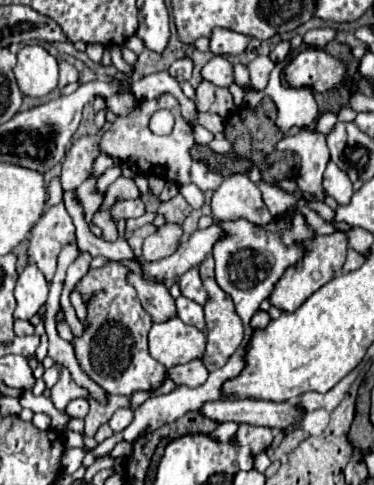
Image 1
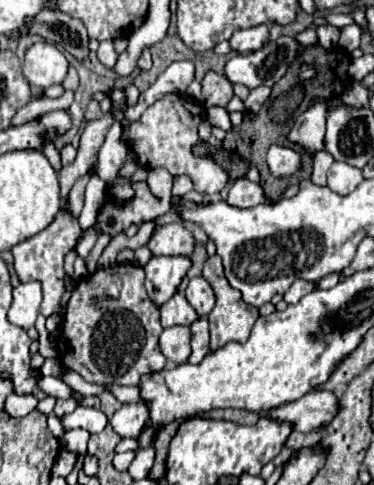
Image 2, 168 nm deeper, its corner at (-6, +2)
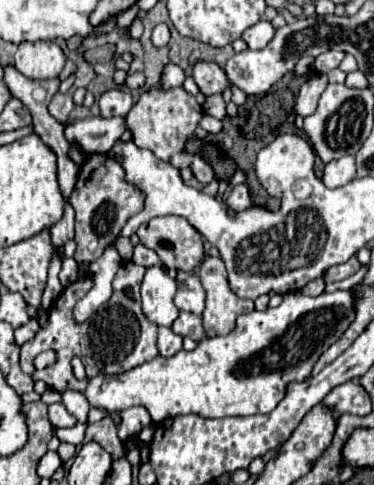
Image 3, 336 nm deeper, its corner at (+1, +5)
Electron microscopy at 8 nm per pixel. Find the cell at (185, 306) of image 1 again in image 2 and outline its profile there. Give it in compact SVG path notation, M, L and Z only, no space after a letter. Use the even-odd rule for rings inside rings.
M200 318L192 324L192 354L190 354L190 364L198 364L208 352L210 344L210 334L208 334L208 322L206 318Z

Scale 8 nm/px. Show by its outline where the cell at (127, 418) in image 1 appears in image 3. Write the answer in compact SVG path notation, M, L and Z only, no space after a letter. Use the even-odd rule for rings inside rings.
M129 407L125 411L119 413L121 415L121 423L117 427L119 431L119 439L127 439L133 433L139 433L143 427L151 425L151 417L145 411L145 407Z

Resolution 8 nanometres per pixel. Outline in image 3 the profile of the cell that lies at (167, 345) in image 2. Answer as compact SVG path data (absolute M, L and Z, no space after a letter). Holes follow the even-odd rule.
M159 327L157 349L161 357L173 357L177 351L183 349L183 337L173 333L169 327Z

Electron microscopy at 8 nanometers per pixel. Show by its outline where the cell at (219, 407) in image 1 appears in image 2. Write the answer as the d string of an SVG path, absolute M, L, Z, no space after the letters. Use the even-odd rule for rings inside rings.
M314 390L300 400L266 412L266 416L278 422L292 422L294 430L312 432L328 426L338 414L338 410L340 398L332 390Z

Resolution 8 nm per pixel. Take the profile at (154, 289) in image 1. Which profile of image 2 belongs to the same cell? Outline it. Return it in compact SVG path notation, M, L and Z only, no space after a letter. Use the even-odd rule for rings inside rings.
M174 294L172 300L168 300L162 308L160 308L160 316L162 316L162 326L190 326L192 322L196 322L200 316L196 314L196 310L192 310L192 306L188 306L188 300L180 294Z

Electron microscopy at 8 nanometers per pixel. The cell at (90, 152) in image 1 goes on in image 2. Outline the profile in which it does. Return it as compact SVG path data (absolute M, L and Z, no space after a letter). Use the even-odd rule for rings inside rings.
M60 210L60 214L56 216L56 220L42 230L40 234L16 244L12 248L12 256L14 256L14 270L18 274L20 282L40 282L42 284L42 292L44 292L44 300L40 304L40 312L48 318L50 314L56 314L60 308L60 298L64 294L64 256L68 250L72 250L76 246L80 238L80 226L78 220L70 214Z

